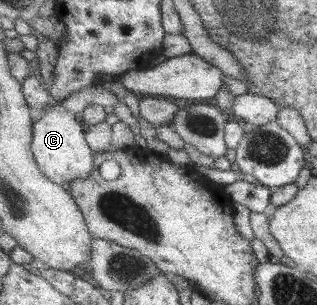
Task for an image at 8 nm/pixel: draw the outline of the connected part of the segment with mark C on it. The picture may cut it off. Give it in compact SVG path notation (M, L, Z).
M52 102L50 109L34 123L33 152L40 170L48 179L60 185L71 184L74 179L86 179L96 168L92 147L87 142L87 127L80 116L74 115L60 102Z

